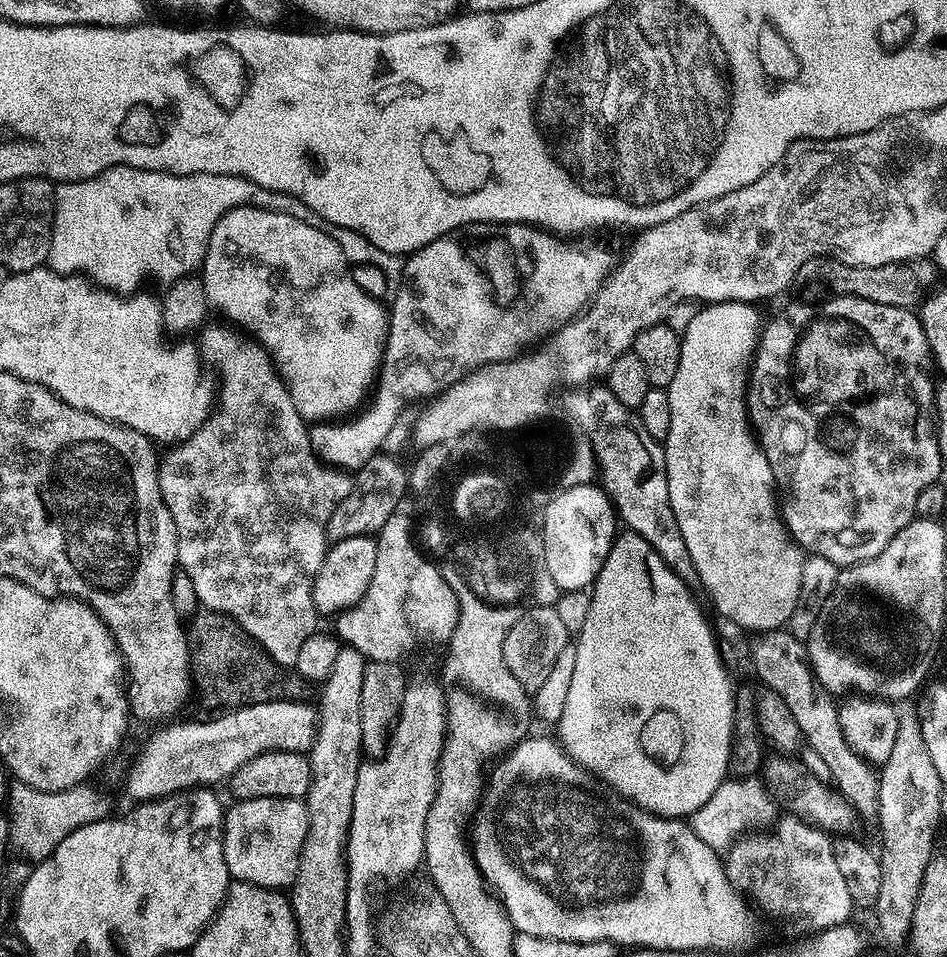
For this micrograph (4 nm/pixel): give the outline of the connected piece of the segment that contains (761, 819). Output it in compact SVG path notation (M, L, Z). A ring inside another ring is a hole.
M759 775L729 778L722 782L722 786L718 786L718 790L714 790L714 794L710 794L710 799L703 806L698 806L698 810L692 812L690 823L694 834L698 834L706 846L713 848L717 854L724 854L741 834L775 821L778 816L776 808L777 801L770 798Z

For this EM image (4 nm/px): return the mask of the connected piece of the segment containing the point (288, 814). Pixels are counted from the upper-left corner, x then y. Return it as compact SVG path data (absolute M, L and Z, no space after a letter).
M250 798L236 800L233 805L224 813L224 857L229 877L259 888L291 889L311 826L307 803L294 798Z

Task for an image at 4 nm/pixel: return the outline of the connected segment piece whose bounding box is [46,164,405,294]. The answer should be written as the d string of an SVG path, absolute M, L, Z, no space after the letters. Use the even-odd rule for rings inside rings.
M119 164L107 168L102 174L85 180L69 180L55 185L56 218L52 223L52 241L47 267L55 272L65 274L83 274L102 288L121 294L131 294L141 287L140 278L150 272L163 282L171 282L183 276L191 276L203 265L208 249L208 239L216 223L235 208L265 208L278 214L290 214L310 226L314 230L322 230L342 246L342 254L346 254L349 265L369 264L378 266L382 274L386 274L389 293L395 294L400 288L400 279L404 273L405 257L395 252L378 250L365 236L354 230L346 230L346 226L334 226L326 222L310 206L306 206L298 198L287 196L281 192L271 192L241 176L230 174L194 174L193 176L175 176L169 172L151 172L141 168L131 168Z

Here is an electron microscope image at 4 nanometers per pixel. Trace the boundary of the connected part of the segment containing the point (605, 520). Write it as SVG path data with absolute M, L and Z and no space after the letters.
M591 483L557 491L553 495L552 501L545 508L543 529L544 568L547 569L550 578L565 592L573 592L579 588L587 589L602 570L602 562L606 562L606 554L617 535L618 516L603 488Z

